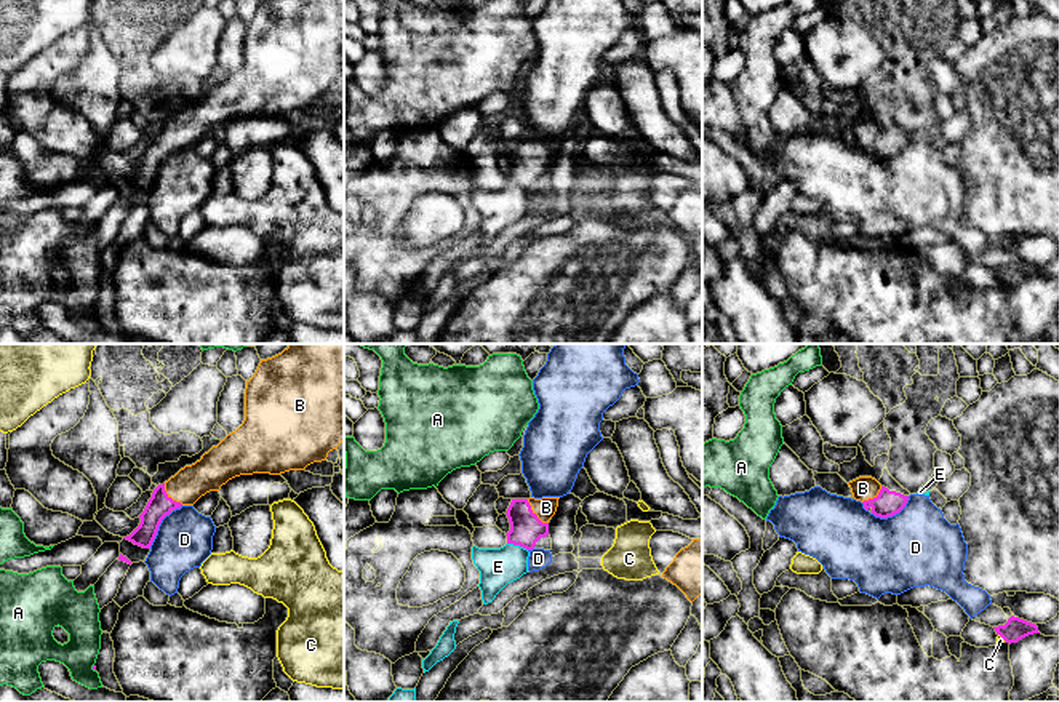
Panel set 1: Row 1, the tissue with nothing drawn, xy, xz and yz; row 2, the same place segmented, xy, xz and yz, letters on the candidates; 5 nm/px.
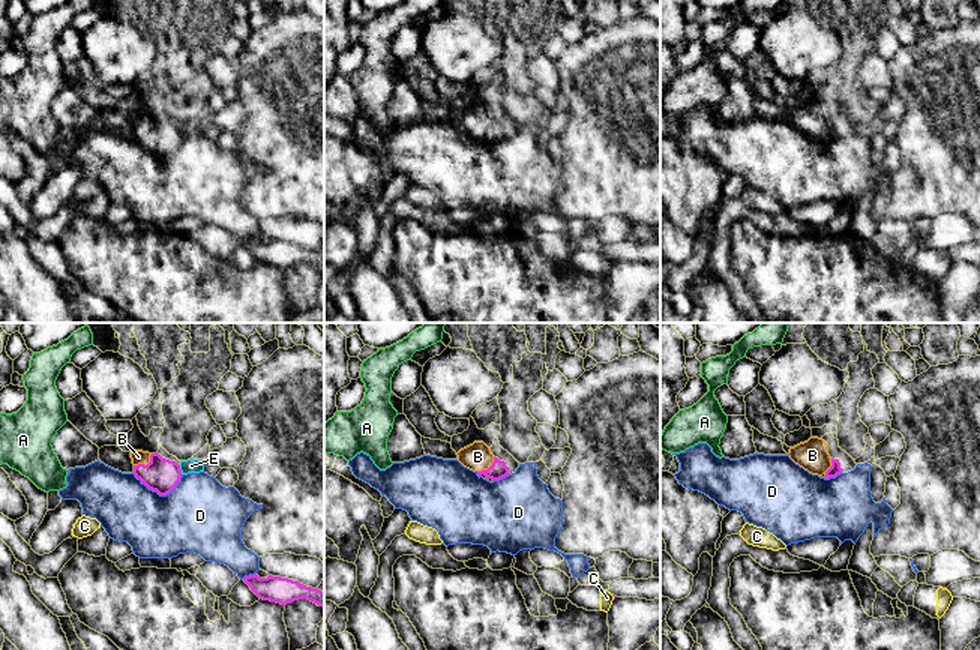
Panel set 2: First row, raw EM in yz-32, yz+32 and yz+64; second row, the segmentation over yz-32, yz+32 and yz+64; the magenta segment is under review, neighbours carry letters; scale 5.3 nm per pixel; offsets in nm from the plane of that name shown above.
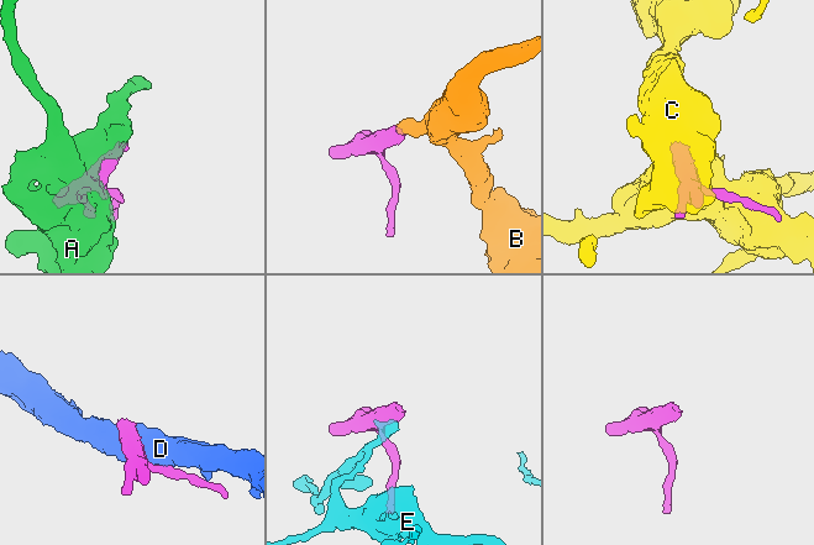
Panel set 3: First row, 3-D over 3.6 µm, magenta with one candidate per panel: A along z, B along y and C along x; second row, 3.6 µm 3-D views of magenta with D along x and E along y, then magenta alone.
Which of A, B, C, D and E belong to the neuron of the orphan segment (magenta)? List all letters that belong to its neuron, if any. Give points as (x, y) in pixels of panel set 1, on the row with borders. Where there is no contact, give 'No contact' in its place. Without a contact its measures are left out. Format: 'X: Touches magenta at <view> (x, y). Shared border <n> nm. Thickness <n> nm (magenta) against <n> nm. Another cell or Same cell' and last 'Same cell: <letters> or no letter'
A: Touches magenta at xy (93, 667). Shared border 40 nm. Thickness 20 nm (magenta) against 190 nm. Another cell
B: Touches magenta at xz (535, 514). Shared border 170 nm. Thickness 160 nm (magenta) against 110 nm. Same cell
C: Touches magenta at yz (1002, 637). Shared border 50 nm. Thickness 120 nm (magenta) against 40 nm. Another cell
D: Touches magenta at xy (159, 525). Shared border 280 nm. Thickness 120 nm (magenta) against 280 nm. Another cell
E: Touches magenta at xz (517, 544). Shared border 110 nm. Thickness 160 nm (magenta) against 190 nm. Another cell
Same cell: B

